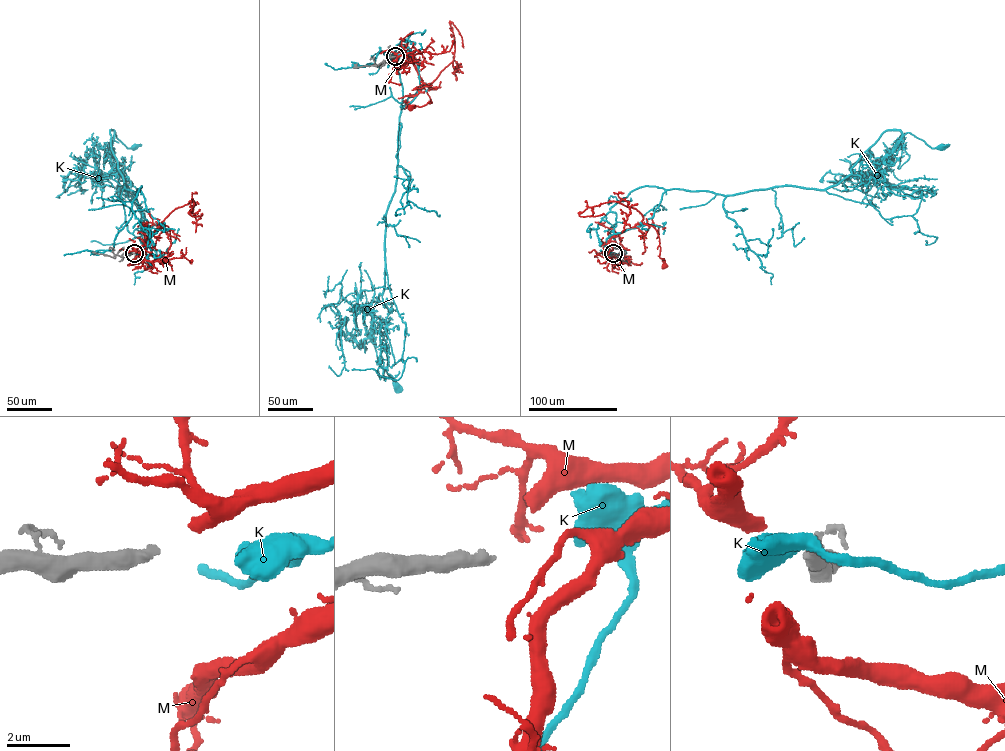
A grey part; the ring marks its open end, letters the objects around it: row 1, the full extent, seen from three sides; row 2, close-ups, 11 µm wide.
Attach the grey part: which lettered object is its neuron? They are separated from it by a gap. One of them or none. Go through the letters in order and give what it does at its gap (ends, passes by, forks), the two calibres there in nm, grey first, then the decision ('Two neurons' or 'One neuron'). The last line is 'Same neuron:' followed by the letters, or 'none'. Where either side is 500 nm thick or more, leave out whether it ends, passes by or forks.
K: Thickness 320 nm (grey) against 550 nm. Two neurons
M: It ends there. Thickness 320 nm (grey) against 420 nm. One neuron
Same neuron: M

